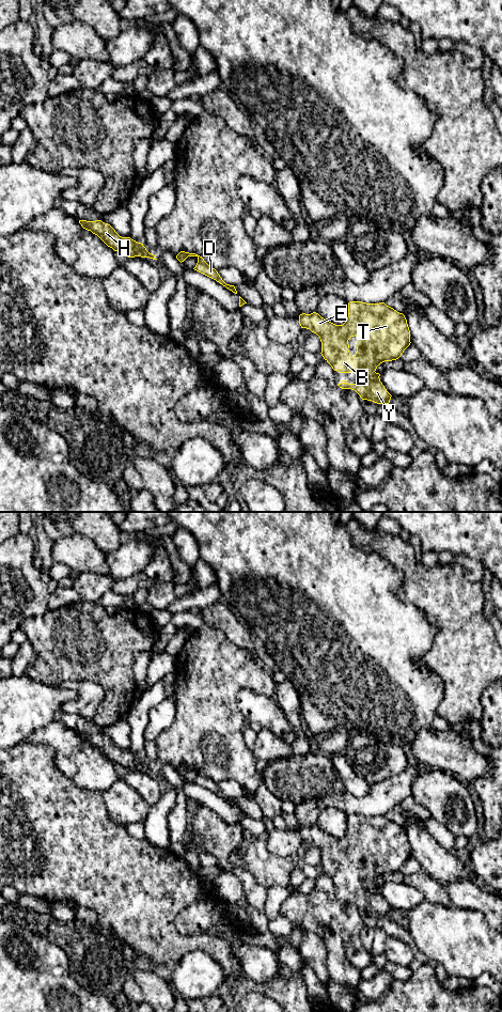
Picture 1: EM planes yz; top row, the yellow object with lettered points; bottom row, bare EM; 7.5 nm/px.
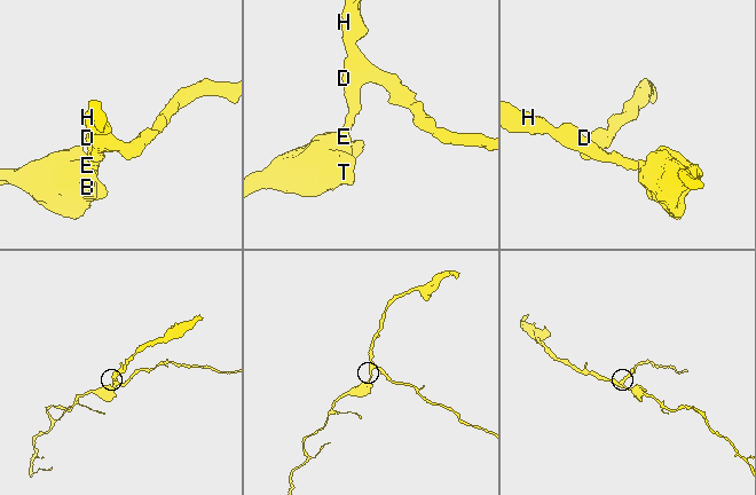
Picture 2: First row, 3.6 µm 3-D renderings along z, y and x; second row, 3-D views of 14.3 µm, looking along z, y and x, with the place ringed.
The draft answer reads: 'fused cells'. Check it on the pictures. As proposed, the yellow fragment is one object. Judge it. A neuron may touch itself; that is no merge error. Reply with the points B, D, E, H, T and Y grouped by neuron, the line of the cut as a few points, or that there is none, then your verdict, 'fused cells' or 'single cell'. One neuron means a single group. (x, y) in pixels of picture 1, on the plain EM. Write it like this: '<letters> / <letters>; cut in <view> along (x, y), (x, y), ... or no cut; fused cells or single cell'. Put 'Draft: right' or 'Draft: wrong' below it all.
B D E H T Y; no cut; single cell
Draft: wrong

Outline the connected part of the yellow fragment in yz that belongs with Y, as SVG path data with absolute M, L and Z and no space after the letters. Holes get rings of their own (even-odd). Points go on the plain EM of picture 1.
M349 814L348 830L343 838L335 838L316 825L300 827L299 837L301 841L310 842L319 850L321 855L320 867L334 884L340 886L357 884L357 896L348 897L347 893L341 893L342 896L338 897L340 901L355 903L362 913L377 917L390 916L392 908L380 894L380 887L375 884L385 874L398 872L411 856L410 843L403 826L397 825L385 815ZM355 848L357 850L357 866L351 870L348 863L348 853Z

